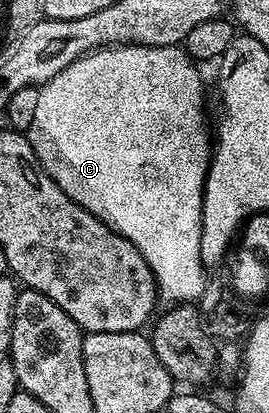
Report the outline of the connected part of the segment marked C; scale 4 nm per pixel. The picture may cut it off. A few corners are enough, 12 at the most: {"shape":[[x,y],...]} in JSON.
{"shape":[[183,47],[98,48],[26,135],[196,302],[214,151]]}

